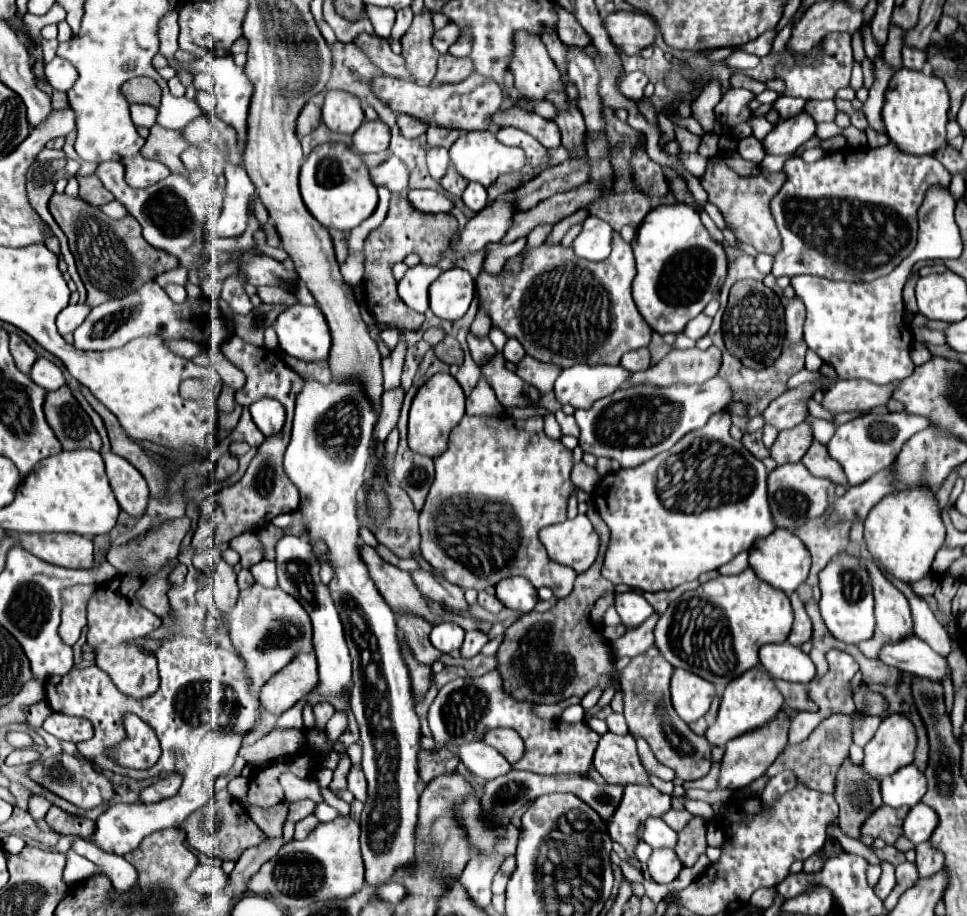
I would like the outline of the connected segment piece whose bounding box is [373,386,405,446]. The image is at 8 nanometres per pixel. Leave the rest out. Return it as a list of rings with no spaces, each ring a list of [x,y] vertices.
[[[401,386],[395,388],[395,390],[385,390],[383,392],[381,414],[379,414],[379,420],[377,420],[375,430],[373,430],[373,440],[379,446],[385,442],[387,434],[397,426],[399,410],[401,410],[401,404],[403,404],[403,396],[405,396],[405,390]]]

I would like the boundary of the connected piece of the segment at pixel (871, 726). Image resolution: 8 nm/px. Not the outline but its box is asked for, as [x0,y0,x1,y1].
[853,716,881,746]

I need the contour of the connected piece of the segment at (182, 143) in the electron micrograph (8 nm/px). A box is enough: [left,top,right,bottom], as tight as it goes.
[143,124,195,182]

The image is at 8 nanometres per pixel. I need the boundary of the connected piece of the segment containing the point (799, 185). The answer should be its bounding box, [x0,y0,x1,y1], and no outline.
[771,142,951,282]

